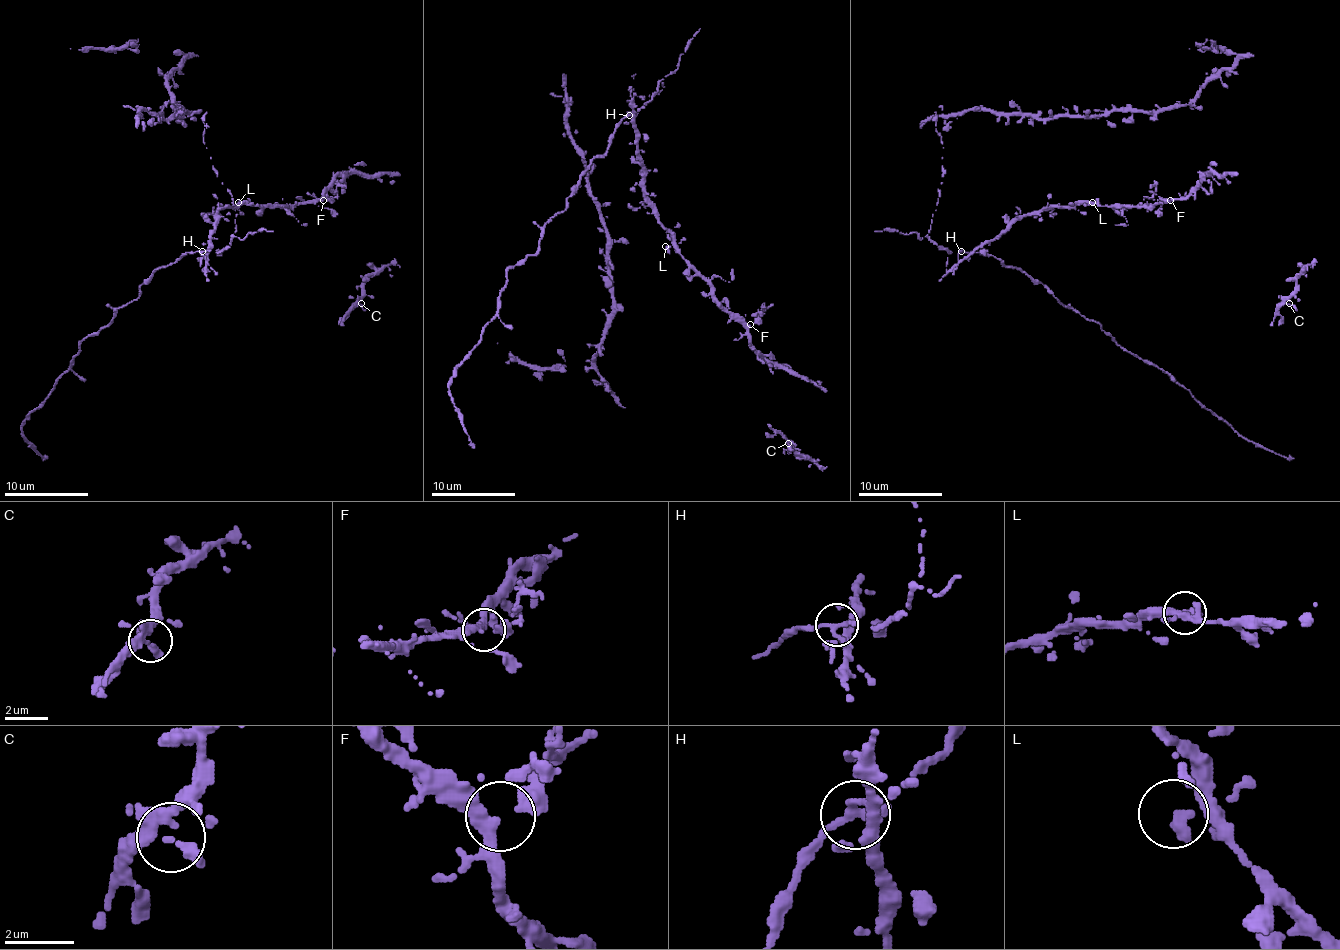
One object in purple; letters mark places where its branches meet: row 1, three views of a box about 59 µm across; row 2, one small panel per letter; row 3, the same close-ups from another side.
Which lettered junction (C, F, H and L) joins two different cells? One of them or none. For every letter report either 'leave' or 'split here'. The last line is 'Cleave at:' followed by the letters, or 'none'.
C: leave
F: leave
H: split here
L: leave
Cleave at: H

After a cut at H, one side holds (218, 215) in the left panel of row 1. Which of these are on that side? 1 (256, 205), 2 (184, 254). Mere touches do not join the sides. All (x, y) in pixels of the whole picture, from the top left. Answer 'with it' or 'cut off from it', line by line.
1: with it
2: cut off from it

